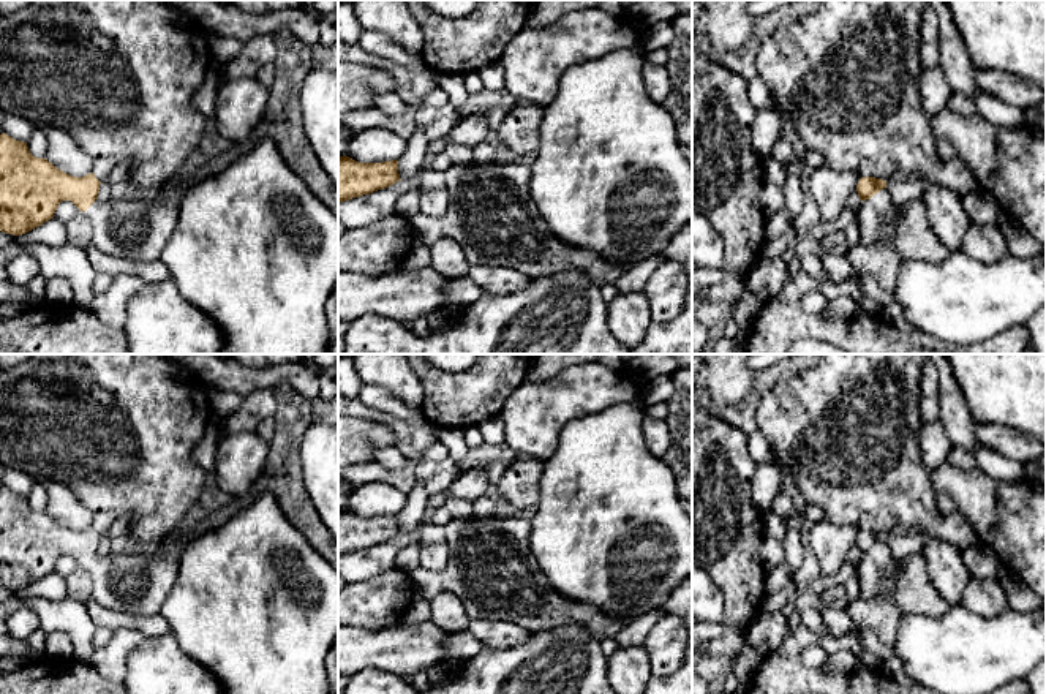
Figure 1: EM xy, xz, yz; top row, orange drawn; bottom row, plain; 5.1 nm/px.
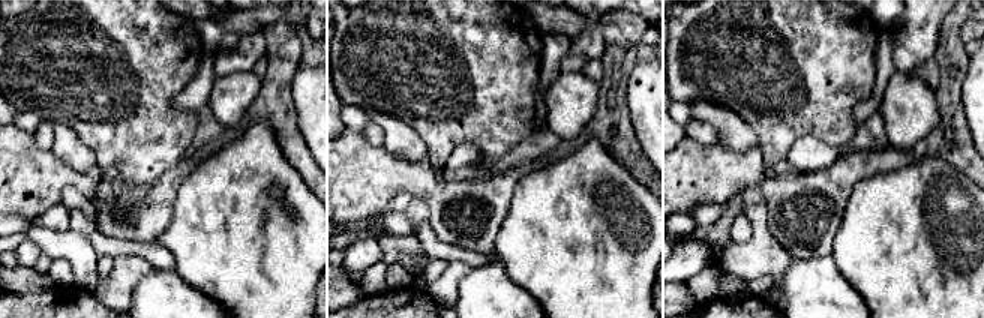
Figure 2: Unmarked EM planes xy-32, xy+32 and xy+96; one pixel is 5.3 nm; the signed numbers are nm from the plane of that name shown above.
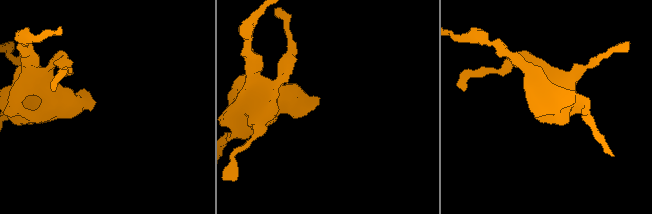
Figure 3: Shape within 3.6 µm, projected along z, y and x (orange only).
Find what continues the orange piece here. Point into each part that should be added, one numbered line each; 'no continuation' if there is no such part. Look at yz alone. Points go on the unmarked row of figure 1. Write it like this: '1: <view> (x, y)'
1: yz (912, 590)

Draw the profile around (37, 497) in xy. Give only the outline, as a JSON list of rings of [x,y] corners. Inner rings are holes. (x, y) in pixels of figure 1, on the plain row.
[[[35,482],[27,495],[30,507],[36,512],[46,512],[47,507],[47,493],[41,482]]]

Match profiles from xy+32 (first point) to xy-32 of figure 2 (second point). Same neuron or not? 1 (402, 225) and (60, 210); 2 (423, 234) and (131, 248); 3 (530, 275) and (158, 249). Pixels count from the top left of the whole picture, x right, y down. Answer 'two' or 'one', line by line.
1: one
2: one
3: two

